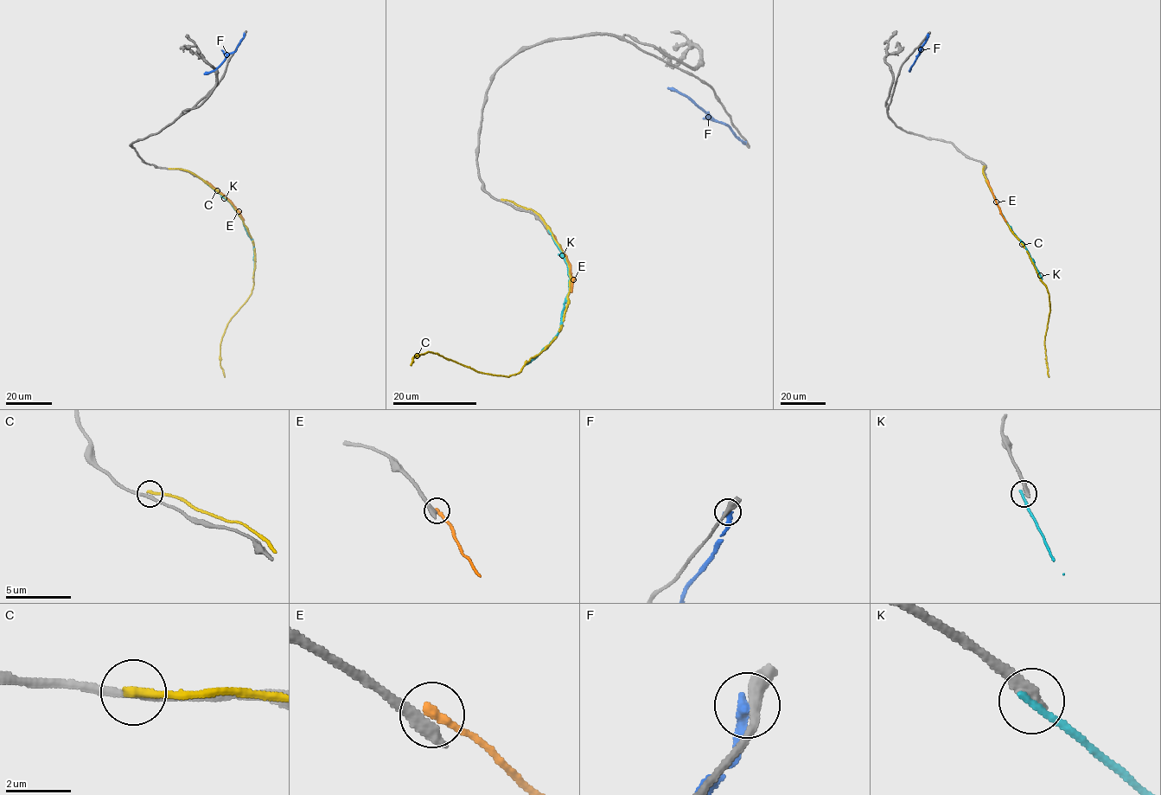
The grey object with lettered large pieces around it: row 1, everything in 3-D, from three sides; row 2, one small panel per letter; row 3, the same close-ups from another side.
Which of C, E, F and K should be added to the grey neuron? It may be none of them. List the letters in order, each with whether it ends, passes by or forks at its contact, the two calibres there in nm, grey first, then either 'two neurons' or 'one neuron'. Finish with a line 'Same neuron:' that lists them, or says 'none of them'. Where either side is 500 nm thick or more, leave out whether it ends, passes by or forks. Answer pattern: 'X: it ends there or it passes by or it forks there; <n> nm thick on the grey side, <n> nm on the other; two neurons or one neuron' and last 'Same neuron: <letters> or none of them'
C: it ends there; 240 nm thick on the grey side, 280 nm on the other; two neurons
E: it ends there; 480 nm thick on the grey side, 280 nm on the other; two neurons
F: it ends there; 360 nm thick on the grey side, 400 nm on the other; two neurons
K: it ends there; 420 nm thick on the grey side, 240 nm on the other; two neurons
Same neuron: none of them

